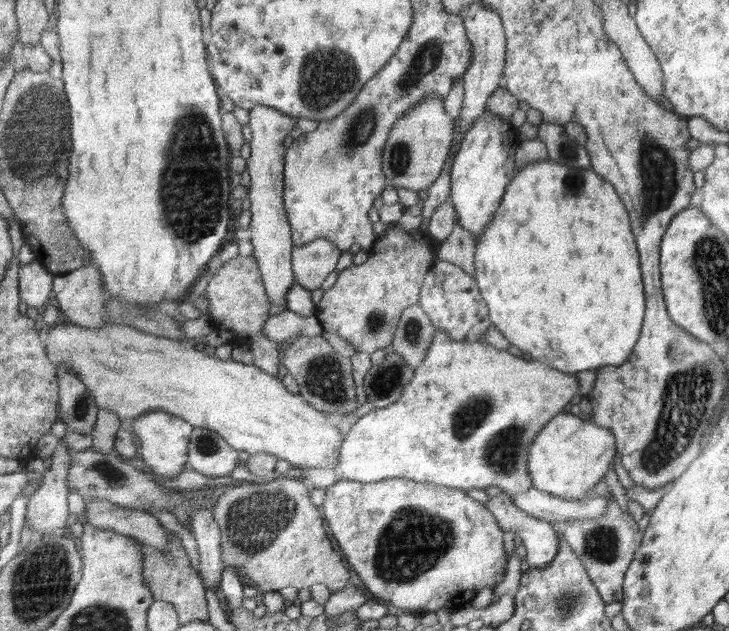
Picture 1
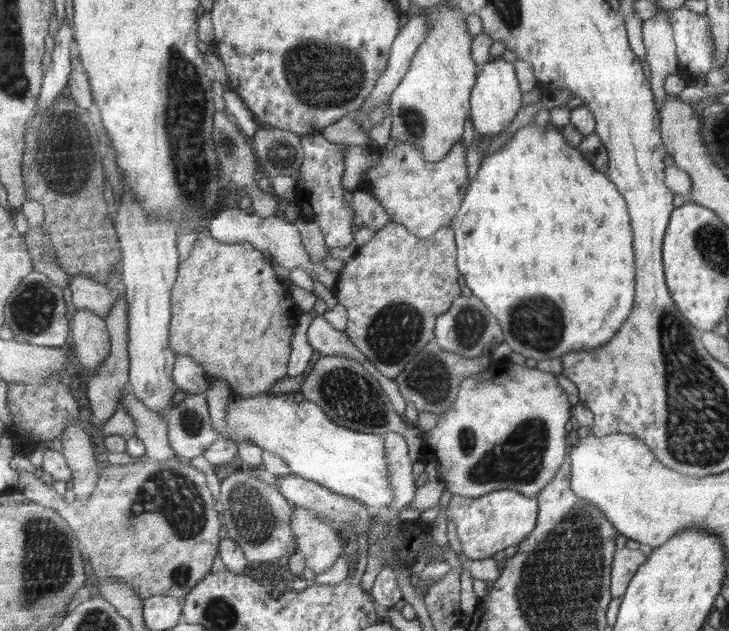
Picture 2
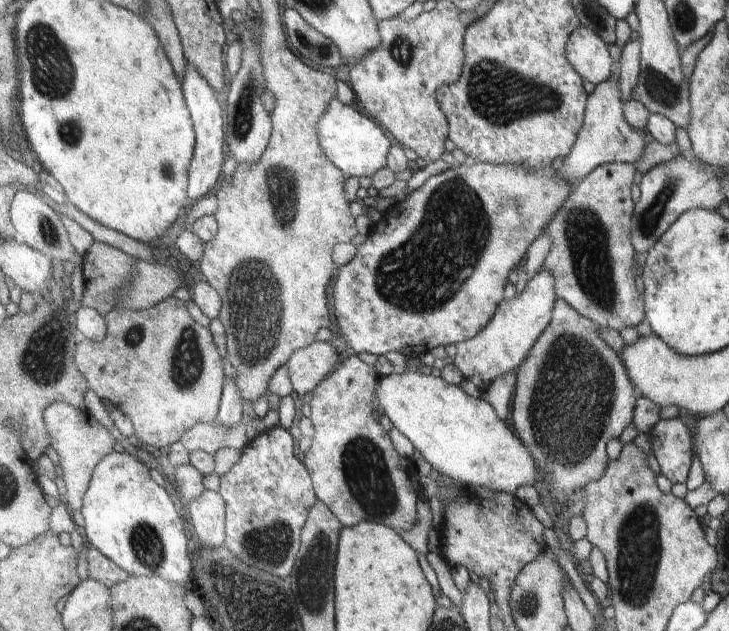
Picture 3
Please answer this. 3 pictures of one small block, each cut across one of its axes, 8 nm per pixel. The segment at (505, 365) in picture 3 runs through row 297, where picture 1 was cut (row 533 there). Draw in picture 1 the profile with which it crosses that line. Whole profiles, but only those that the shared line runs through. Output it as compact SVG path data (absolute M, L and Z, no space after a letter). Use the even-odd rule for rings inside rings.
M505 491L491 498L486 506L494 512L503 532L517 533L518 541L526 548L525 559L530 567L547 568L555 560L560 538L549 521L539 520L519 508Z

